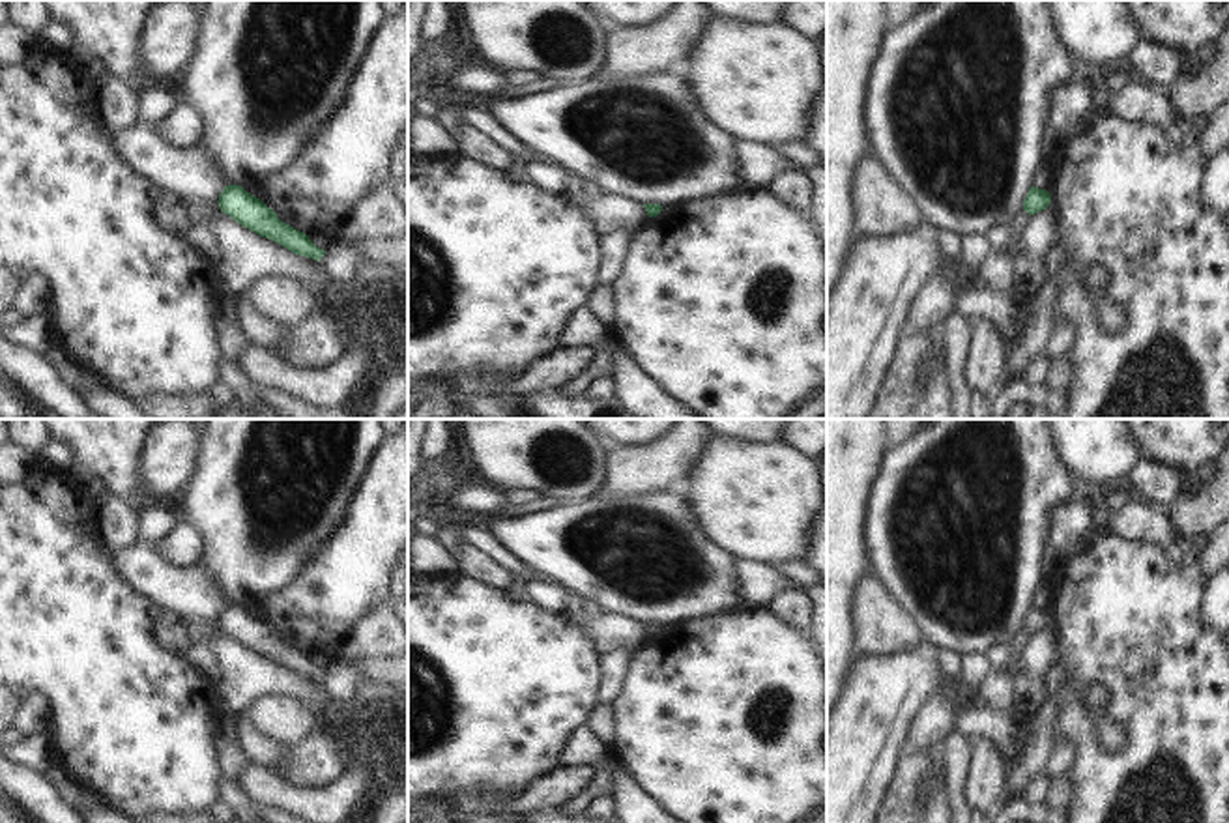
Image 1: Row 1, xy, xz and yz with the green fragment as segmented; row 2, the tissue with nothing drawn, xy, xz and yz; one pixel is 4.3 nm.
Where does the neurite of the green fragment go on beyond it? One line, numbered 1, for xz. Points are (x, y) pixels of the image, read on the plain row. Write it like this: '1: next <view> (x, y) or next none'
1: next none

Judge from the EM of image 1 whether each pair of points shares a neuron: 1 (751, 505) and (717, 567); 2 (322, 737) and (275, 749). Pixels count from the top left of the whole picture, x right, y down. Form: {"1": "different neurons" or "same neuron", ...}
{"1": "different neurons", "2": "different neurons"}

